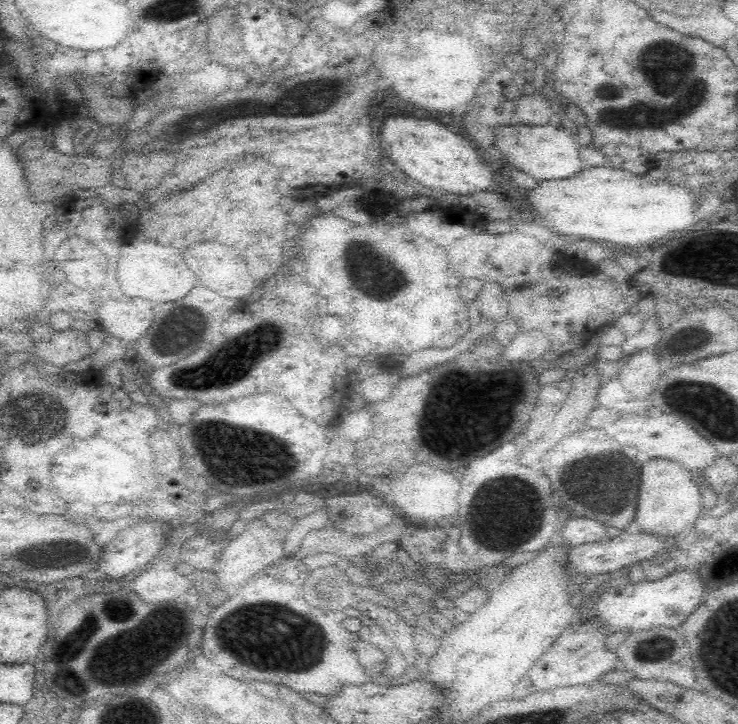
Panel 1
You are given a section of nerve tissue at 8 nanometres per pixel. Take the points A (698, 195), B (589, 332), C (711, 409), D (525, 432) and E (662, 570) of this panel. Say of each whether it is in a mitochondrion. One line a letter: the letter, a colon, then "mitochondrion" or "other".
A: other
B: other
C: mitochondrion
D: other
E: other

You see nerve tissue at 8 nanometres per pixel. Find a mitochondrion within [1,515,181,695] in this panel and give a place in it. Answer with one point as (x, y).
(57, 549)

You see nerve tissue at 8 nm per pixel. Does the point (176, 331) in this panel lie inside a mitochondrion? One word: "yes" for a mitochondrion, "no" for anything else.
yes

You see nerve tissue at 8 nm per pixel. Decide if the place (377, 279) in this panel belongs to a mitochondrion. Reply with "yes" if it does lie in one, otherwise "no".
yes

